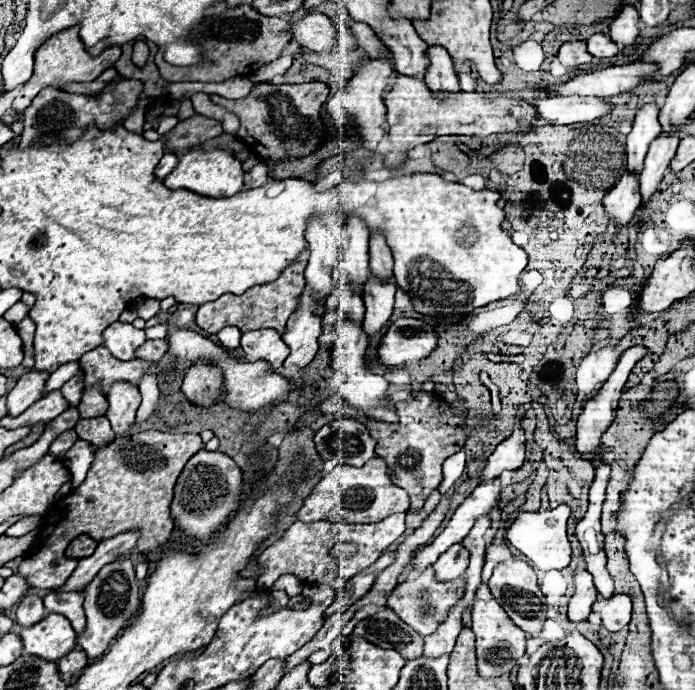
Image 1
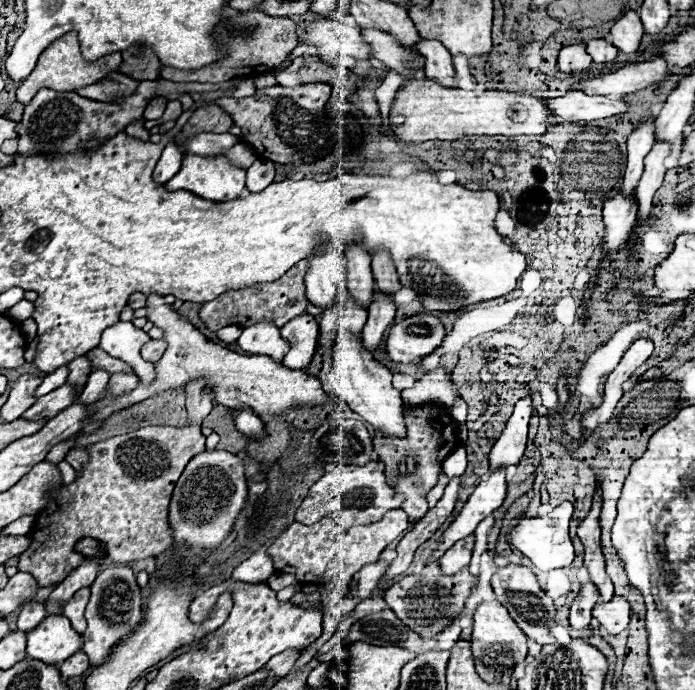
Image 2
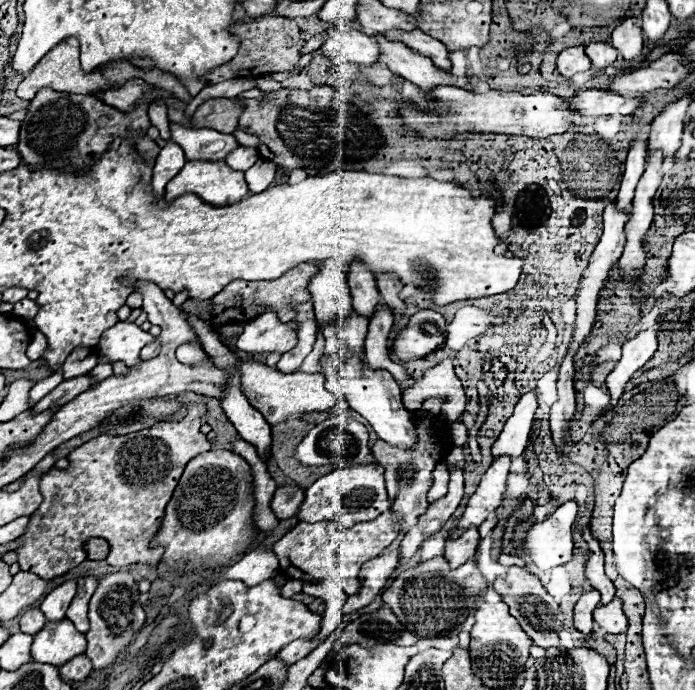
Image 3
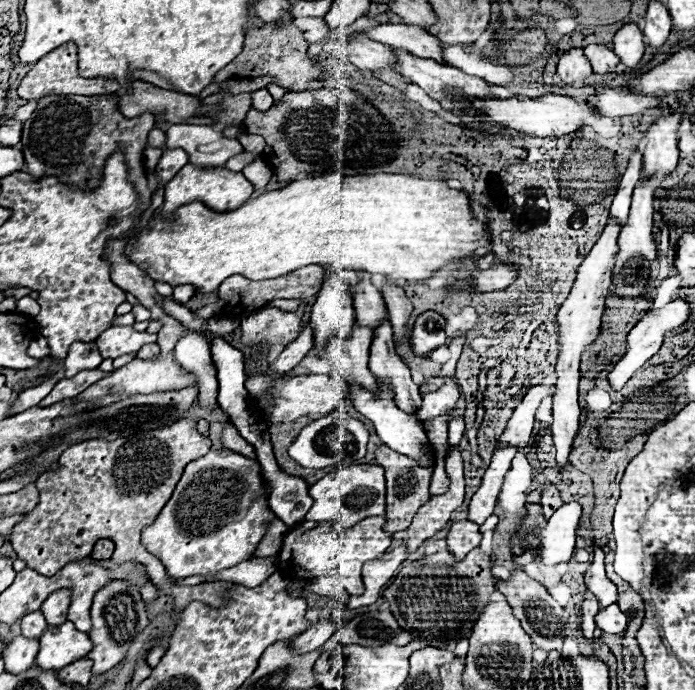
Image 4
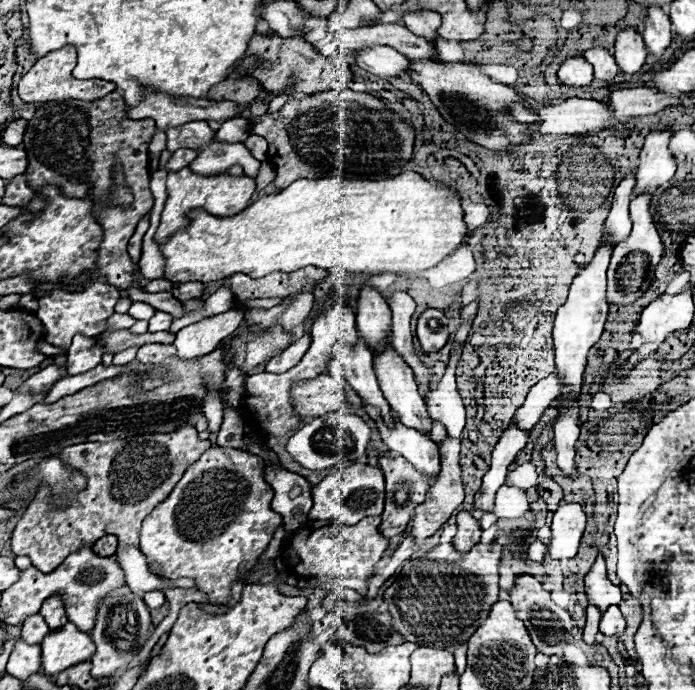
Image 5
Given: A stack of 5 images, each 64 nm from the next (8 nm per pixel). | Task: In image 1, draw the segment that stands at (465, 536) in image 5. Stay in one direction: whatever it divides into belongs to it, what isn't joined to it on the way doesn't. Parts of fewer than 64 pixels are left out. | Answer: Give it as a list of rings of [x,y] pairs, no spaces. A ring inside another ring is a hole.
[[[454,544],[446,550],[446,554],[442,554],[438,558],[438,562],[434,564],[434,570],[436,570],[436,578],[440,582],[448,582],[448,580],[454,580],[458,576],[462,576],[466,572],[466,566],[468,566],[468,558],[470,558],[470,552],[464,550],[462,544]]]

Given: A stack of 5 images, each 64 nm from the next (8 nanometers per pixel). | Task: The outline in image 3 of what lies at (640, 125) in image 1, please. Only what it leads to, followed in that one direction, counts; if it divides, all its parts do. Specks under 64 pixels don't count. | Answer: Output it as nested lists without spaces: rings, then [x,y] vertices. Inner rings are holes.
[[[638,138],[632,142],[630,150],[628,150],[628,160],[626,160],[626,172],[622,176],[620,182],[620,190],[618,190],[618,198],[616,198],[616,208],[618,210],[628,210],[632,204],[632,196],[634,196],[634,188],[640,180],[640,176],[644,174],[644,166],[646,166],[646,140]]]

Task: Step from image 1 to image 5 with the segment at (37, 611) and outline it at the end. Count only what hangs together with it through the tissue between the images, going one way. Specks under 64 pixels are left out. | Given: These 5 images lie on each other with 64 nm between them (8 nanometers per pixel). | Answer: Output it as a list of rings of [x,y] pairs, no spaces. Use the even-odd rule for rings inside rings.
[[[40,614],[26,618],[26,622],[22,624],[22,640],[28,642],[28,644],[42,644],[42,638],[48,632],[50,632],[50,628]]]

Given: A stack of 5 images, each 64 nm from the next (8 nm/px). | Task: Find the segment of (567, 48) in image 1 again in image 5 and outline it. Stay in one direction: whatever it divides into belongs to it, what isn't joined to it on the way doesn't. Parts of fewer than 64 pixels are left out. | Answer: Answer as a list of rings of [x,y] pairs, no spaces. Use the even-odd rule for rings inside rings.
[[[584,56],[564,60],[558,70],[558,80],[572,88],[586,88],[592,78],[592,66],[584,60]]]

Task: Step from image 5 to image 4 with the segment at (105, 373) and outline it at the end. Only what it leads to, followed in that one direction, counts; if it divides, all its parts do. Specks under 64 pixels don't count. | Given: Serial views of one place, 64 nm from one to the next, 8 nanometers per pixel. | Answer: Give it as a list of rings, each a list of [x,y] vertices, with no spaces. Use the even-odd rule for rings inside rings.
[[[96,368],[96,370],[84,370],[82,374],[76,374],[72,378],[64,378],[52,388],[52,392],[40,402],[40,406],[50,406],[54,402],[60,402],[60,400],[66,400],[66,398],[74,398],[82,390],[86,390],[88,386],[98,382],[100,378],[106,378],[106,374],[112,374],[112,372],[102,372],[102,370]]]

